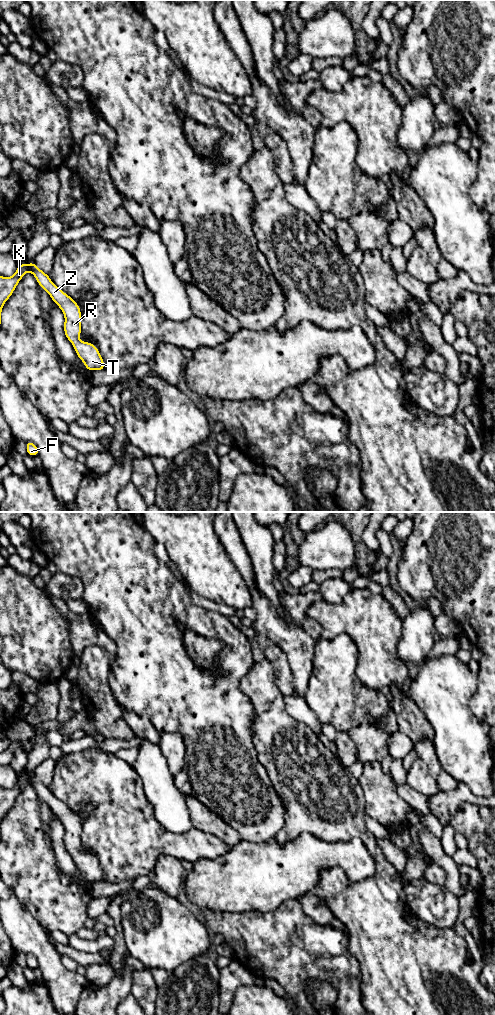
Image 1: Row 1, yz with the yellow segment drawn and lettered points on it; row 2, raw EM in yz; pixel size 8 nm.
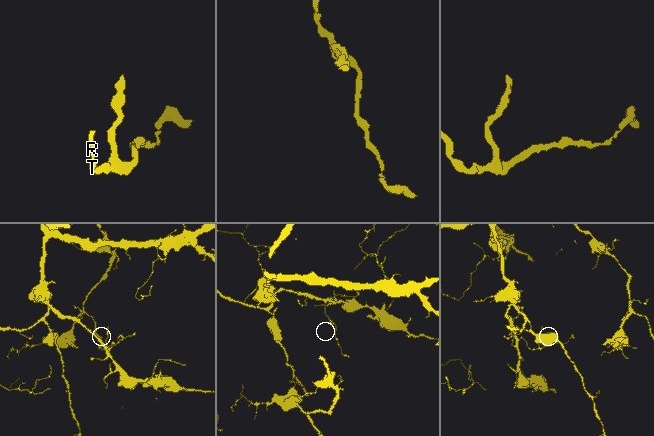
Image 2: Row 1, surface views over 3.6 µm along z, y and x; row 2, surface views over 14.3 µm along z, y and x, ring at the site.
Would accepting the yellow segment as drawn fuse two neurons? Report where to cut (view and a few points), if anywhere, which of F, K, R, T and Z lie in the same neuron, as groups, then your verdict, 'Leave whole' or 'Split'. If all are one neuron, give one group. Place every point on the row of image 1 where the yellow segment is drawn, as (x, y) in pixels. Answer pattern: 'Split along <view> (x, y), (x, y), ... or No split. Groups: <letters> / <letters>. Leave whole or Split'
No split. Groups: F K R T Z. Leave whole

